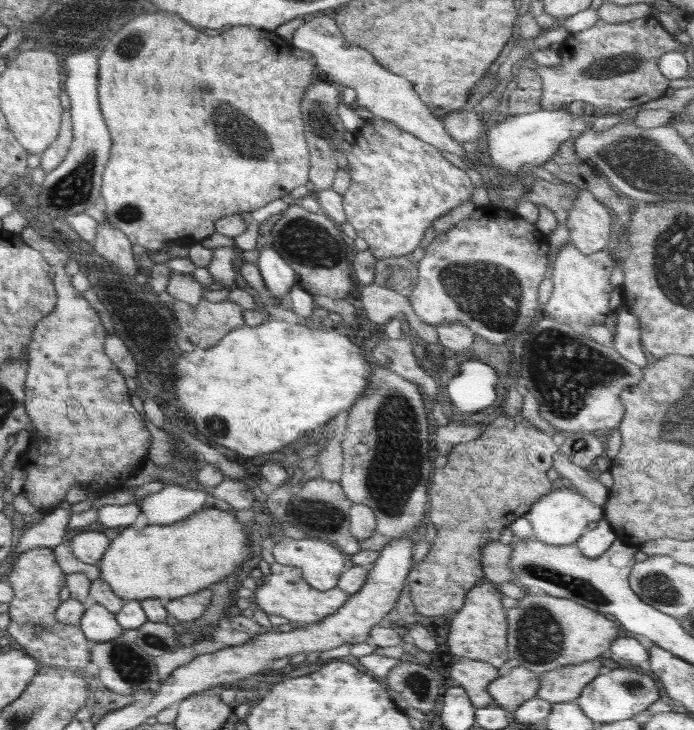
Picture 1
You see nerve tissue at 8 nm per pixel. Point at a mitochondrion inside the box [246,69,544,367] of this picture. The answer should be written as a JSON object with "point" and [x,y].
{"point":[491,295]}

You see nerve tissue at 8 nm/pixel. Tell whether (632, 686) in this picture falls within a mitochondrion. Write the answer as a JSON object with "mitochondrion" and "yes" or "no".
{"mitochondrion":"yes"}

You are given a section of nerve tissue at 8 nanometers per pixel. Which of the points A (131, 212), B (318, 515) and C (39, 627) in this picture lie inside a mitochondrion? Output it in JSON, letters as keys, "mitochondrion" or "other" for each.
{"A":"mitochondrion","B":"mitochondrion","C":"mitochondrion"}

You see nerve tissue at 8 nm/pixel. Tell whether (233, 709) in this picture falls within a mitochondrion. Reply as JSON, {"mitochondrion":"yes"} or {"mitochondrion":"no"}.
{"mitochondrion":"no"}

